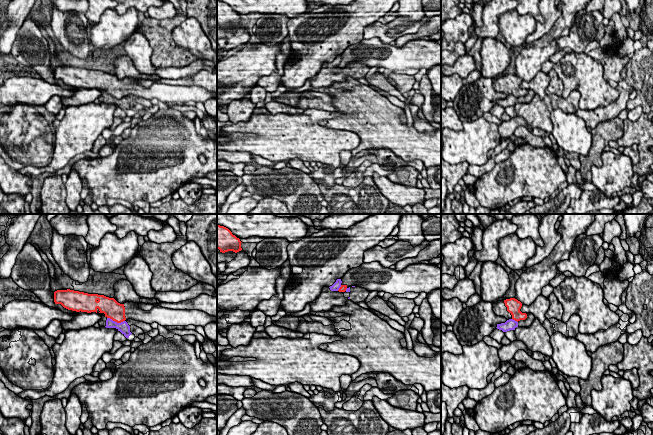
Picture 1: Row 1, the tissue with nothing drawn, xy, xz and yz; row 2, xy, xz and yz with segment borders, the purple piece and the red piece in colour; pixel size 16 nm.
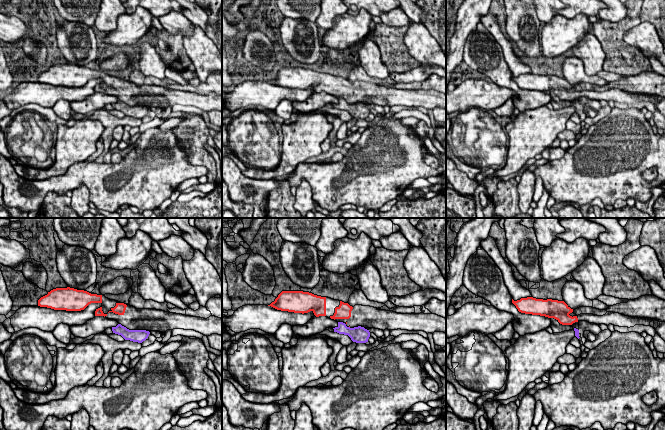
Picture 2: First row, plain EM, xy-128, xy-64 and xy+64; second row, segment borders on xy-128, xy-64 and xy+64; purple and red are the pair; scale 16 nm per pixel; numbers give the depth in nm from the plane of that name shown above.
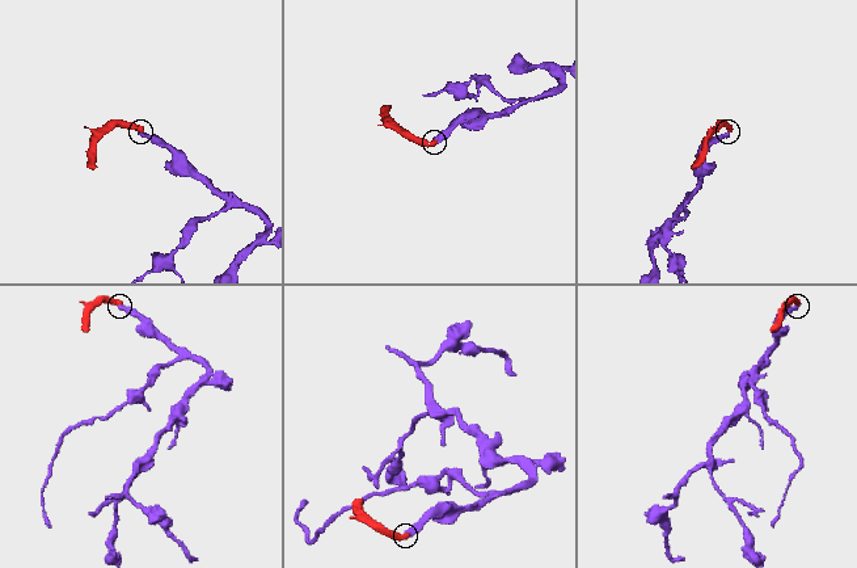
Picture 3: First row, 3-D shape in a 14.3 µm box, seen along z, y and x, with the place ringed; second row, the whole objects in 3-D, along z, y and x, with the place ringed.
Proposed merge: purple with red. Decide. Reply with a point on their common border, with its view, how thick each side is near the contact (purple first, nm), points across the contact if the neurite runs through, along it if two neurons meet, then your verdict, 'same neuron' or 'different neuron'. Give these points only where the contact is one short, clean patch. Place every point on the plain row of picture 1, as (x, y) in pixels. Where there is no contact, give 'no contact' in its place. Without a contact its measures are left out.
meets purple in xy at (116, 98); 180 nm thick on the purple side, 300 nm on the other; border along xy (107, 93), (117, 98), (124, 97); different neuron

